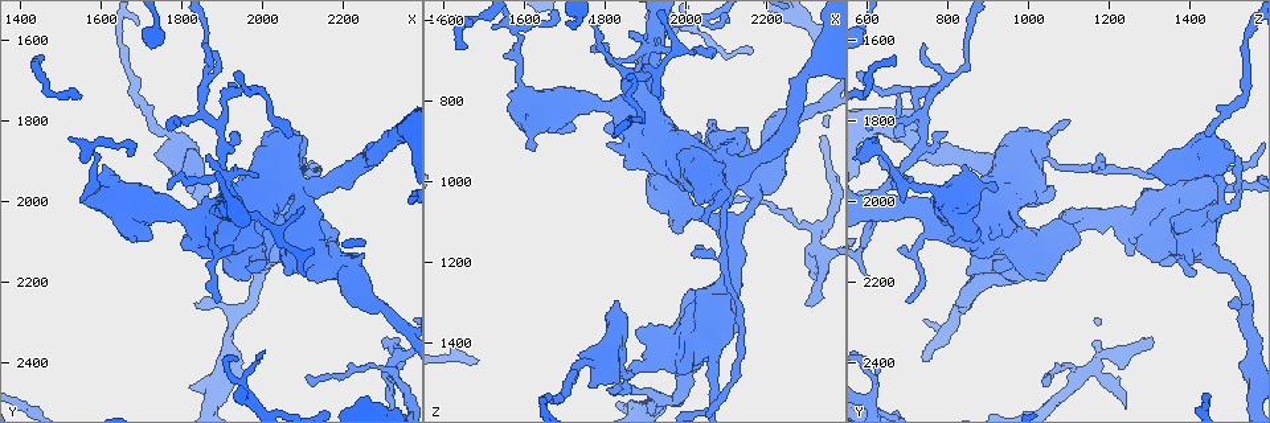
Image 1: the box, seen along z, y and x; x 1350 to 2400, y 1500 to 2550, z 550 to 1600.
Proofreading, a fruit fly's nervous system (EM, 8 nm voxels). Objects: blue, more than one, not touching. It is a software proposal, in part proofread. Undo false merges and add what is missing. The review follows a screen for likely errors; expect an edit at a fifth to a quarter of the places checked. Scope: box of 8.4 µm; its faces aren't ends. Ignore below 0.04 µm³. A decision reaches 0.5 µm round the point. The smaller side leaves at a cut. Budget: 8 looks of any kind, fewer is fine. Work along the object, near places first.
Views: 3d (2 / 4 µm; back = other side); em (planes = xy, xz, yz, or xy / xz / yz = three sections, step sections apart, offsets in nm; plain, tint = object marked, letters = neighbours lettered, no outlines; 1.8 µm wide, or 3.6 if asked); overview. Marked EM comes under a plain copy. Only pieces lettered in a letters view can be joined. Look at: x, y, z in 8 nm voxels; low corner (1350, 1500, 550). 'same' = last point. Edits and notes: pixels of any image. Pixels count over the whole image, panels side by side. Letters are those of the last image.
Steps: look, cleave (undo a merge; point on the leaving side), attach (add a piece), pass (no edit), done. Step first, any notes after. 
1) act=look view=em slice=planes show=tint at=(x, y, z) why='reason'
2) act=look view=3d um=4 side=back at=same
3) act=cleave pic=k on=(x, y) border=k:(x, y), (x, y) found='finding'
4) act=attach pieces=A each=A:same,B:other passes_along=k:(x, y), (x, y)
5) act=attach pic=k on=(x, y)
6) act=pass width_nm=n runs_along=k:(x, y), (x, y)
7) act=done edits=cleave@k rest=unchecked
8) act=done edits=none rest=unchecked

act=look view=em um=3.6 slice=planes show=letters at=(1990, 2130, 970) why='sudden change in width'

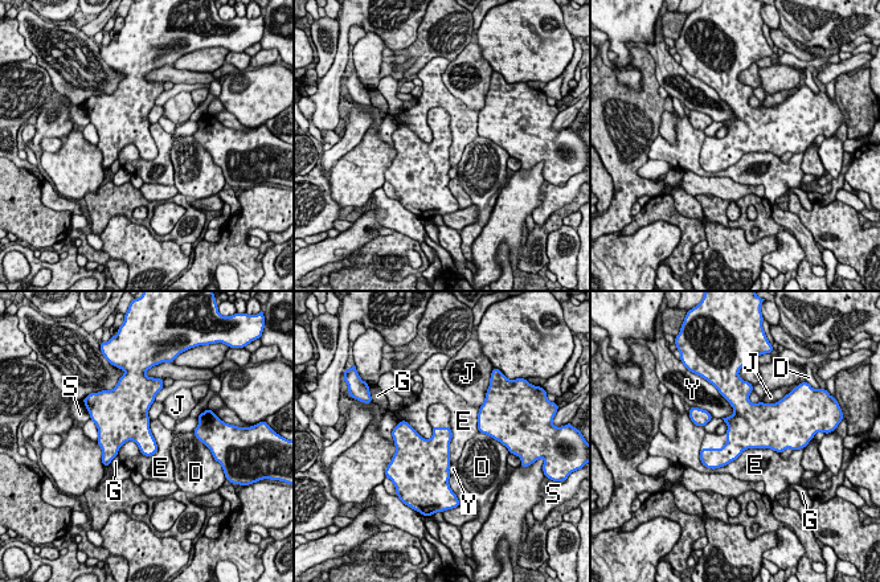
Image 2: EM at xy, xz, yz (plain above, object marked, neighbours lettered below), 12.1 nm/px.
act=pass each=D:other,E:other,G:other,J:other,S:other,Y:other border=2:(778, 451), (699, 459) found='all the same cell'

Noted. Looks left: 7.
act=look view=em um=3.6 slice=xz step=8 show=letters at=(1830, 1935, 1305) why='thick end'

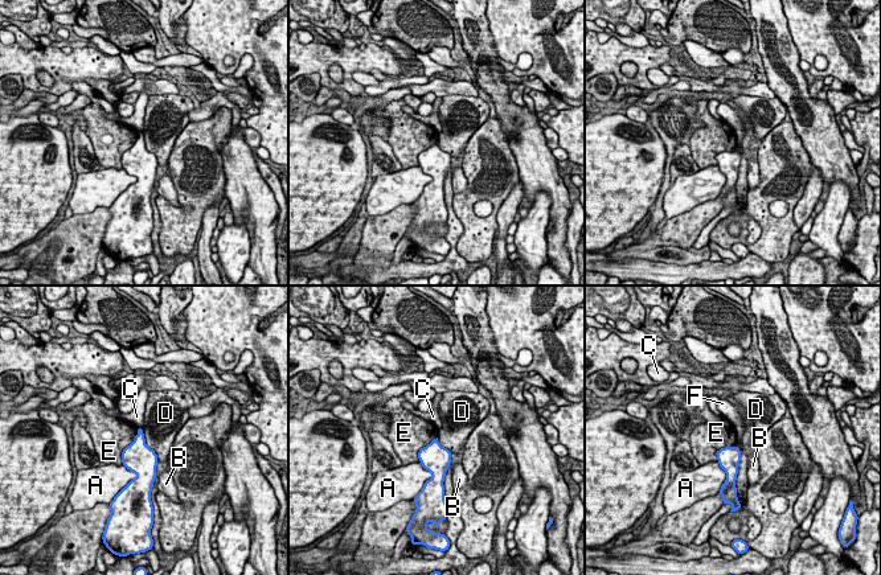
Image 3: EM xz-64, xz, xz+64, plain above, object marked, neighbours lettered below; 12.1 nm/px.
act=look view=em um=3.6 slice=planes show=letters at=same

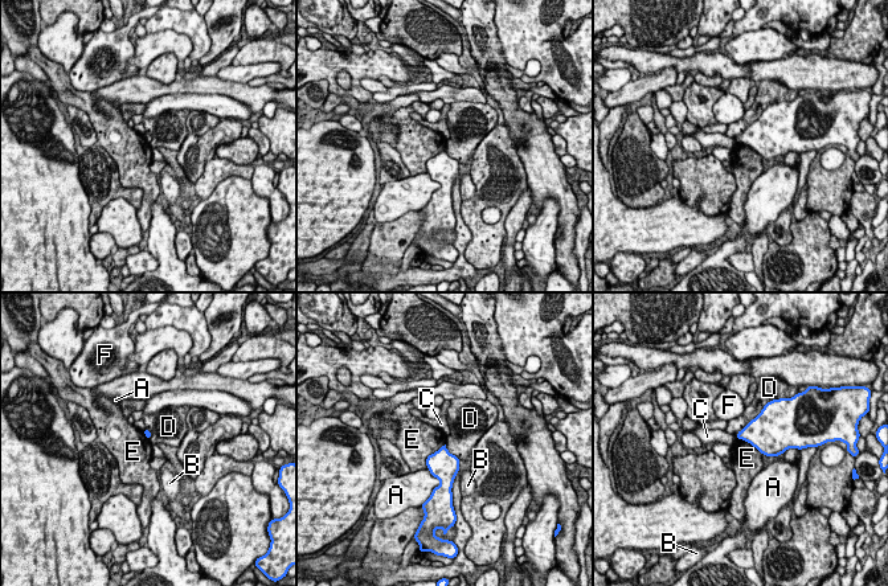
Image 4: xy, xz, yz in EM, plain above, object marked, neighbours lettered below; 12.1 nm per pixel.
act=pass longest_contact=D:550nm each=A:other,B:other,C:other,D:other,E:other,F:other found='no lettered piece goes on from it'

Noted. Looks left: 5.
act=look view=em slice=xy step=16 show=tint at=(2300, 2340, 1300) why='tapers out'

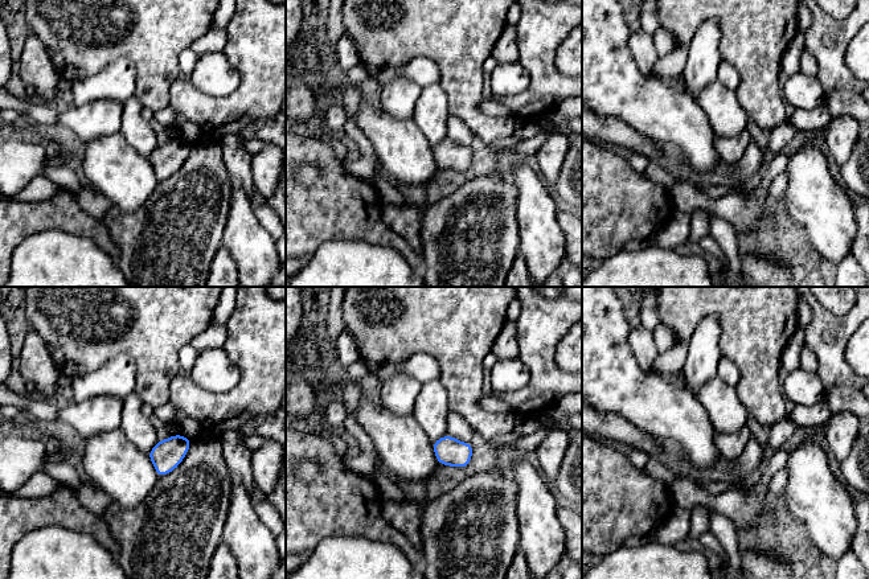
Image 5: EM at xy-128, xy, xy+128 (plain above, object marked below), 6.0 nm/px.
act=look view=em slice=planes show=letters at=same

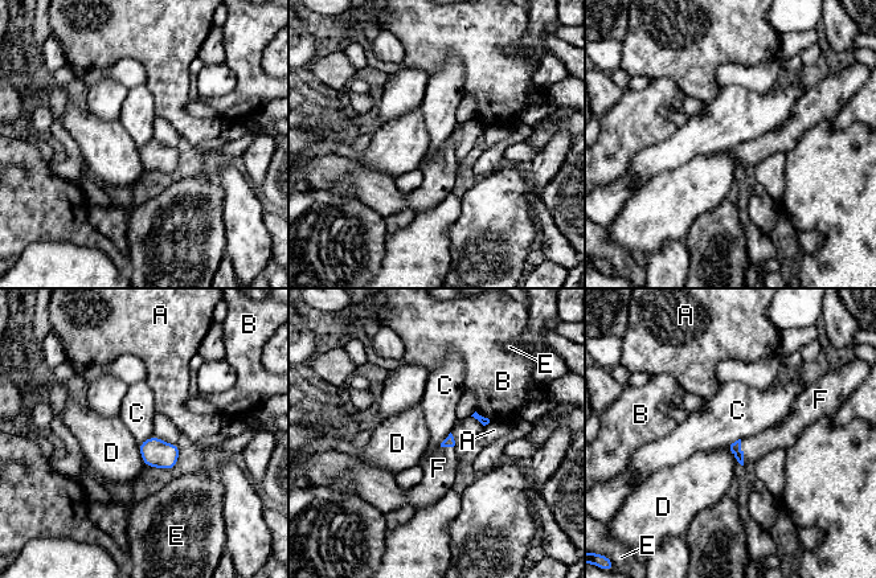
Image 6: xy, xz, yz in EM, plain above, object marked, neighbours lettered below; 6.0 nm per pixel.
act=attach pieces=F each=A:other,B:other,C:other,D:other,E:other,F:same found='it goes on there'

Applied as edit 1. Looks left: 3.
act=look view=overview why='redraw'

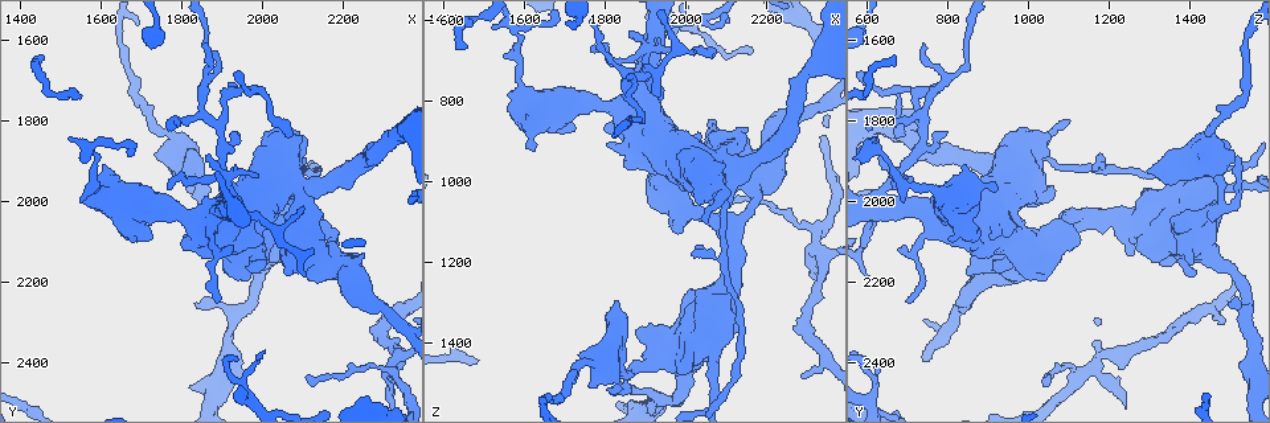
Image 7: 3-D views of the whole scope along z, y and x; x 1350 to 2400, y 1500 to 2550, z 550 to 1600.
act=look view=3d um=4 at=(2045, 1840, 1060) why='free end'

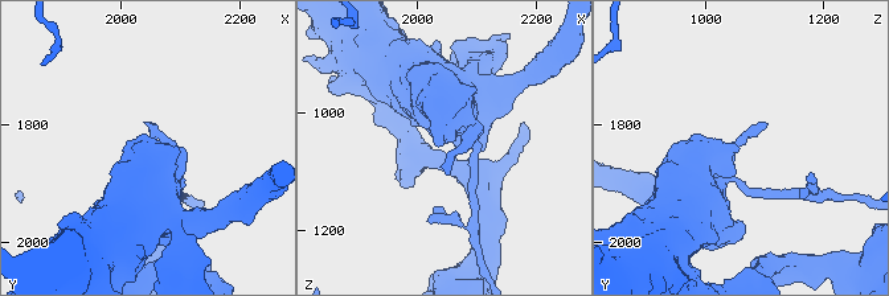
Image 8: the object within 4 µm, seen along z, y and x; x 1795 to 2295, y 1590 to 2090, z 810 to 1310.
act=look view=em slice=planes show=letters at=(2040, 1850, 1055)

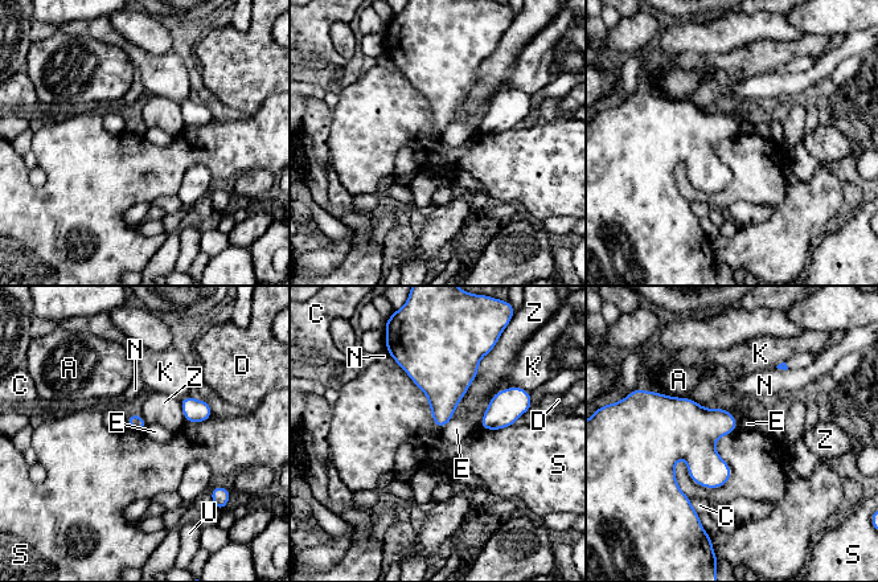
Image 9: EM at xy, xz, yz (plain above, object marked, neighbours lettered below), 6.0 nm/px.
act=pass longest_contact=S:500nm each=A:other,C:other,D:other,E:other,K:other,N:other,S:other,U:other,Z:other found='no lettered piece goes on from it'

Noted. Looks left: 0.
act=done edits=attach@6 rest=unchecked

